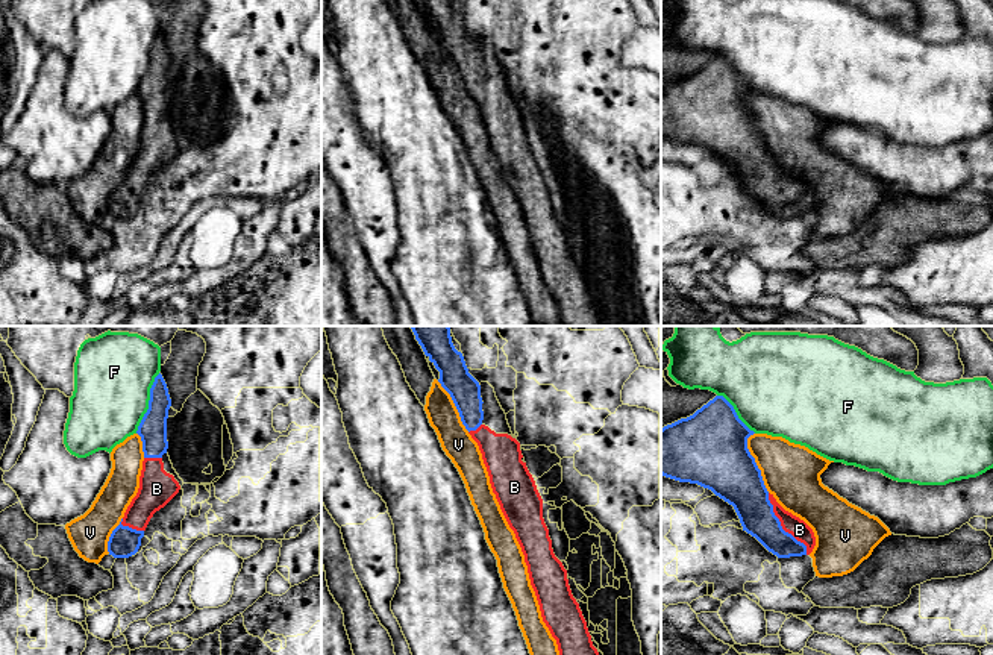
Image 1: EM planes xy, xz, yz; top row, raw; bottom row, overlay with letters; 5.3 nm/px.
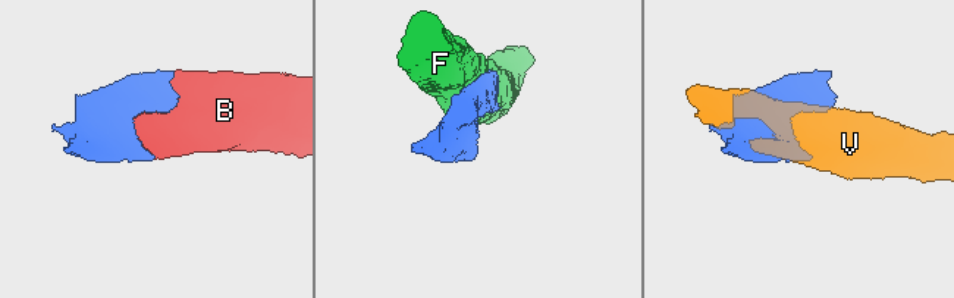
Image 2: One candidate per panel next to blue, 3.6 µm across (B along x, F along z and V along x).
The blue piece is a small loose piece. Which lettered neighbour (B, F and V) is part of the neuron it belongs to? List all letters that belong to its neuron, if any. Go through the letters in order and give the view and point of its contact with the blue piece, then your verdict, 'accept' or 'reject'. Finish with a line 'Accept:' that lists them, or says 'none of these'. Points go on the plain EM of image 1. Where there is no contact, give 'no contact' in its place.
B: yz (781, 187) | accept
F: xy (149, 64) | reject
V: yz (755, 123) | reject
Accept: B

